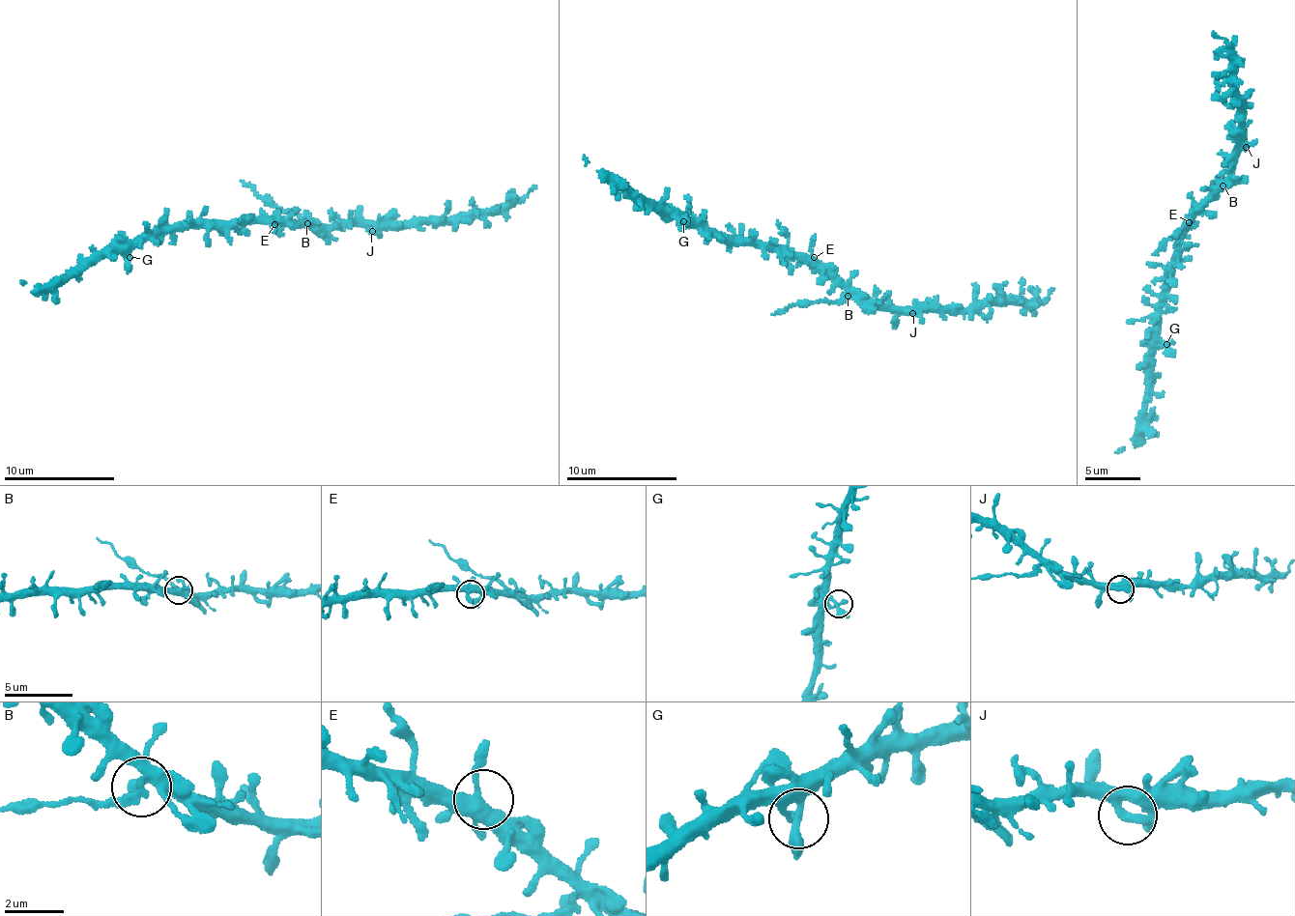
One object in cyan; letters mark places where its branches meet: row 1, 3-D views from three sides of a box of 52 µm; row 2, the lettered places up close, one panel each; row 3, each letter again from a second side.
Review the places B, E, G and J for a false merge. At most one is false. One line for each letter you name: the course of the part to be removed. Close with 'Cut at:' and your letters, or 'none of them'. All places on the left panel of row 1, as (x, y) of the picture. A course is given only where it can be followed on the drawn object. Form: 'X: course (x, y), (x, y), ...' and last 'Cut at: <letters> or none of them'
B: course (306, 223), (295, 214), (271, 207), (241, 181)
Cut at: B

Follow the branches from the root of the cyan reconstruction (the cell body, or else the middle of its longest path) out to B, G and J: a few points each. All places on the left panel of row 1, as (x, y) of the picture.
B: (273, 223), (301, 226), (306, 223)
G: (273, 223), (242, 220), (213, 224), (186, 220), (172, 226), (164, 225), (137, 243), (130, 249), (129, 257)
J: (273, 223), (343, 227), (351, 225), (370, 227), (372, 231)

